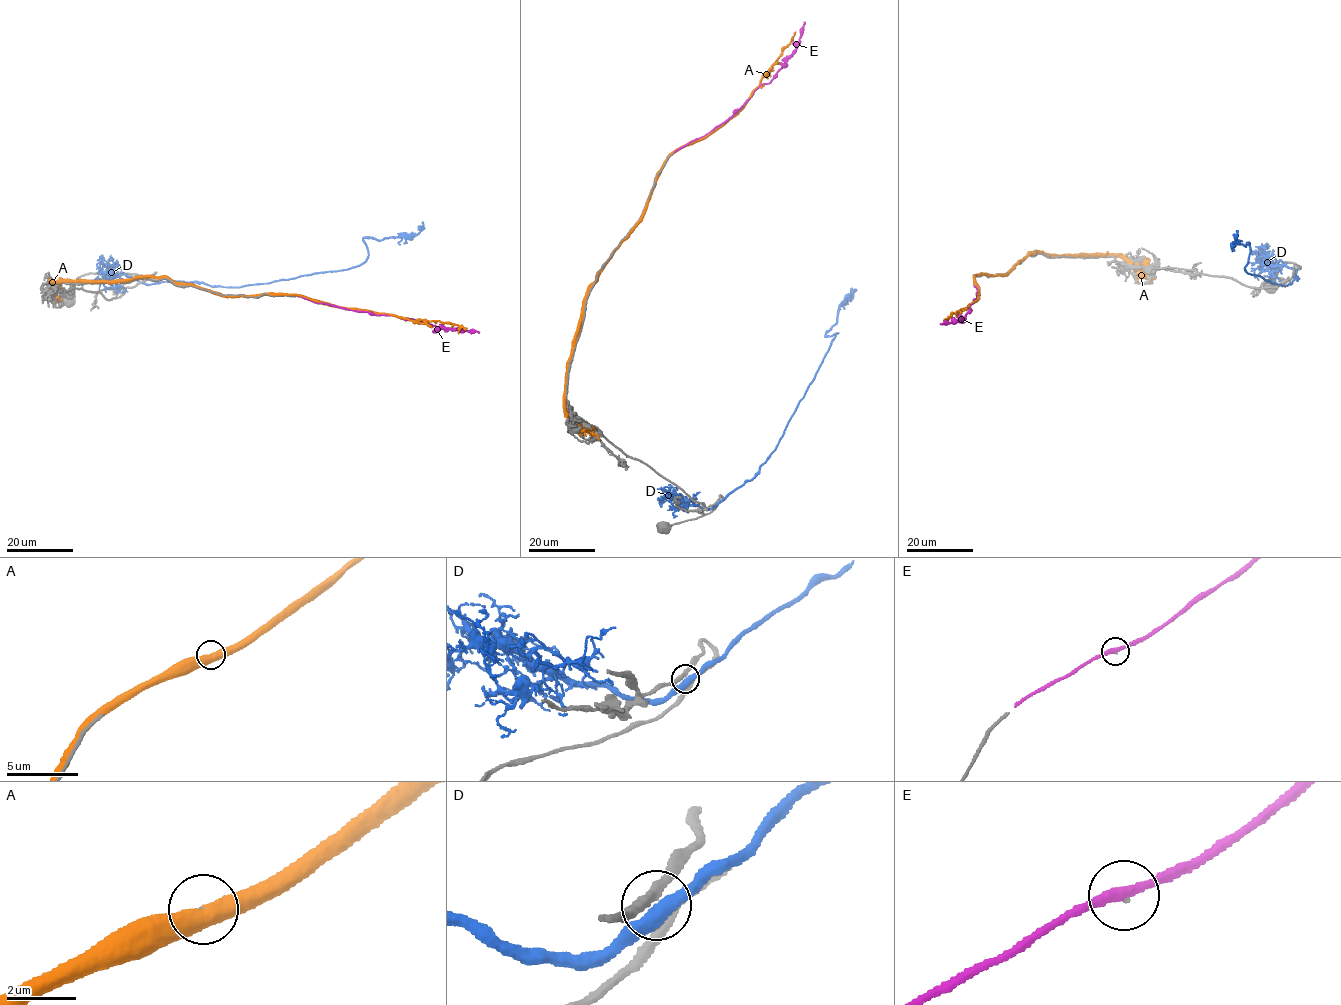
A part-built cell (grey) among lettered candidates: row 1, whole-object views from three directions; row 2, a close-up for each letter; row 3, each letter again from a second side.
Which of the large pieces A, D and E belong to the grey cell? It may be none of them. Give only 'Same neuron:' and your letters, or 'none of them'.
Same neuron: E

